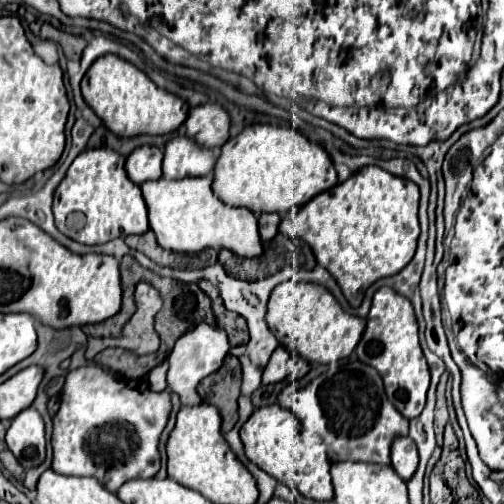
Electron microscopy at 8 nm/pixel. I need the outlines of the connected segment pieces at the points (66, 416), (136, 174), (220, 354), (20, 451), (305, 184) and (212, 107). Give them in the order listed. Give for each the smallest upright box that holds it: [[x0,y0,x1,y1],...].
[[53,367,171,493],[125,145,163,185],[167,323,231,405],[7,407,45,467],[213,125,337,215],[187,103,229,147]]

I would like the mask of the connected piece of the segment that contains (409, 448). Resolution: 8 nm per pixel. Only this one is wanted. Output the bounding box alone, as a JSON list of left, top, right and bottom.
[391,437,419,479]

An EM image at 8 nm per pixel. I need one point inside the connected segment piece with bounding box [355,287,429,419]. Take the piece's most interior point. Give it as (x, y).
(390, 343)

